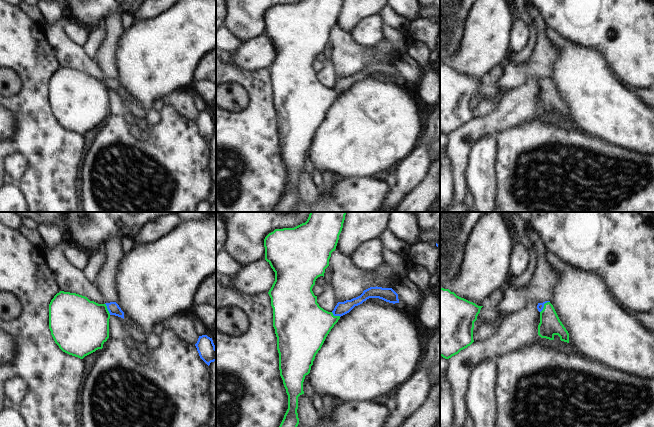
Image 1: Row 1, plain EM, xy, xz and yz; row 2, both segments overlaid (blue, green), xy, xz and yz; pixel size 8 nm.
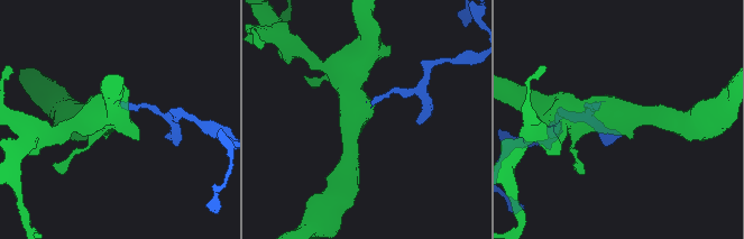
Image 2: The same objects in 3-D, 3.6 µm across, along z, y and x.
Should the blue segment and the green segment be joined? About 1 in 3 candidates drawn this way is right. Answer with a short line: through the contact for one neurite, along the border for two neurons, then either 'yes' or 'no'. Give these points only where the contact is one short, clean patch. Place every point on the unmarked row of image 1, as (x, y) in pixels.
line yz (540, 82), (543, 82), (547, 87), (550, 100); yes

